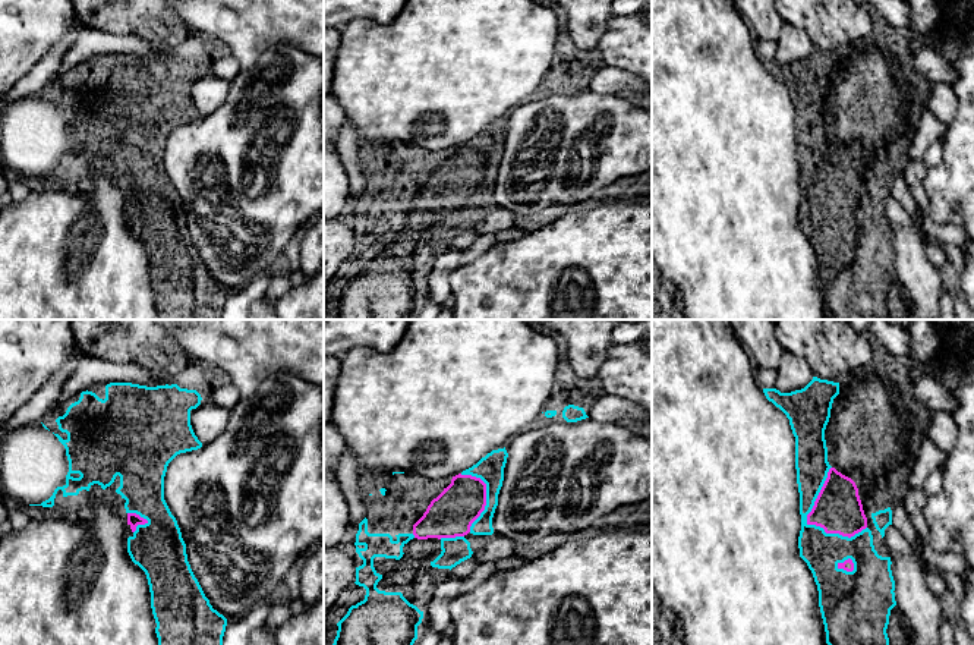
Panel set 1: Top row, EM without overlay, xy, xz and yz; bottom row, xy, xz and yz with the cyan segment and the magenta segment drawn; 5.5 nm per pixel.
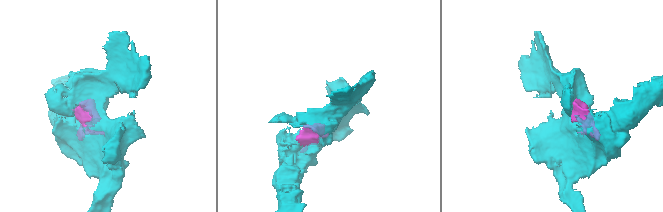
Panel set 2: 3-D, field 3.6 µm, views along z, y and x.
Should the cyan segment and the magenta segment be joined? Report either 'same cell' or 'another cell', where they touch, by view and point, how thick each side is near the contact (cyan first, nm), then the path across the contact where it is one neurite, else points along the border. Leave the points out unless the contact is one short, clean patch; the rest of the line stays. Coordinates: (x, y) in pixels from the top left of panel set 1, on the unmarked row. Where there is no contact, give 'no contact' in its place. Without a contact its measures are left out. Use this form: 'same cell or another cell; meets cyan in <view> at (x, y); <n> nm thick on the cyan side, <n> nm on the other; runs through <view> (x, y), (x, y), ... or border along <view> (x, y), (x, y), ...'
same cell; meets cyan in yz at (806, 188); 220 nm thick on the cyan side, 260 nm on the other

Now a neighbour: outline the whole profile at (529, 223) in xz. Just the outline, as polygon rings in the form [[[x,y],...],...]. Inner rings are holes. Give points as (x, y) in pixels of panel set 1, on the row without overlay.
[[[557,204],[535,214],[517,215],[514,220],[514,227],[518,227],[526,233],[530,233],[545,227],[546,224],[552,223],[554,220],[565,214],[567,214],[565,207],[561,204]]]

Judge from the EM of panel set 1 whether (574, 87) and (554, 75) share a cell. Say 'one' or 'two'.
one

